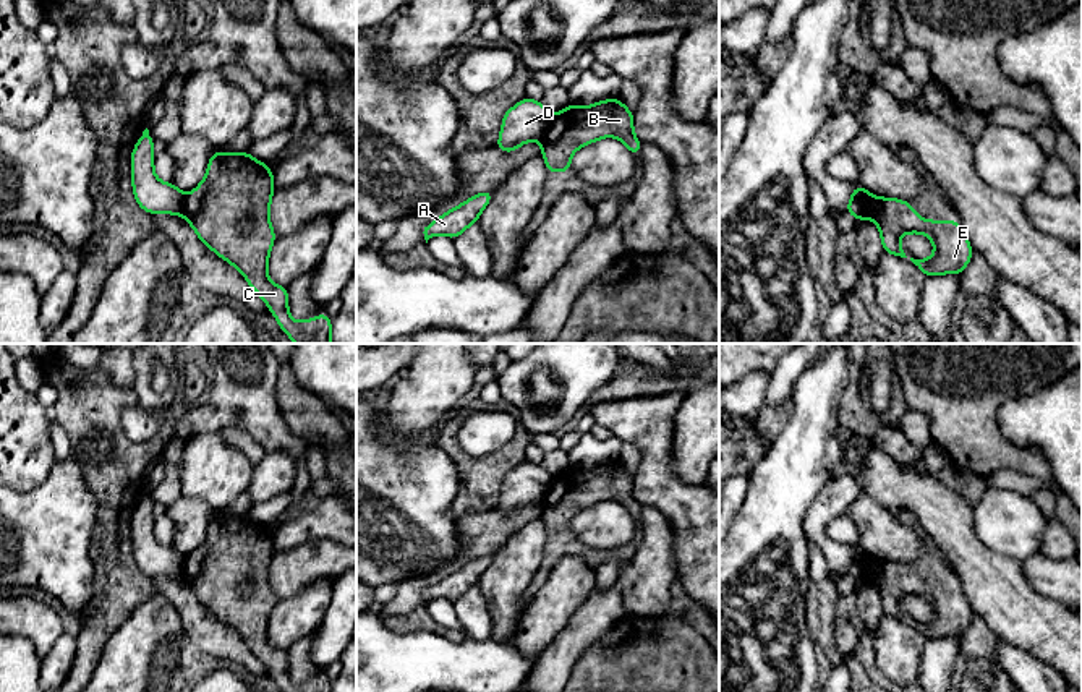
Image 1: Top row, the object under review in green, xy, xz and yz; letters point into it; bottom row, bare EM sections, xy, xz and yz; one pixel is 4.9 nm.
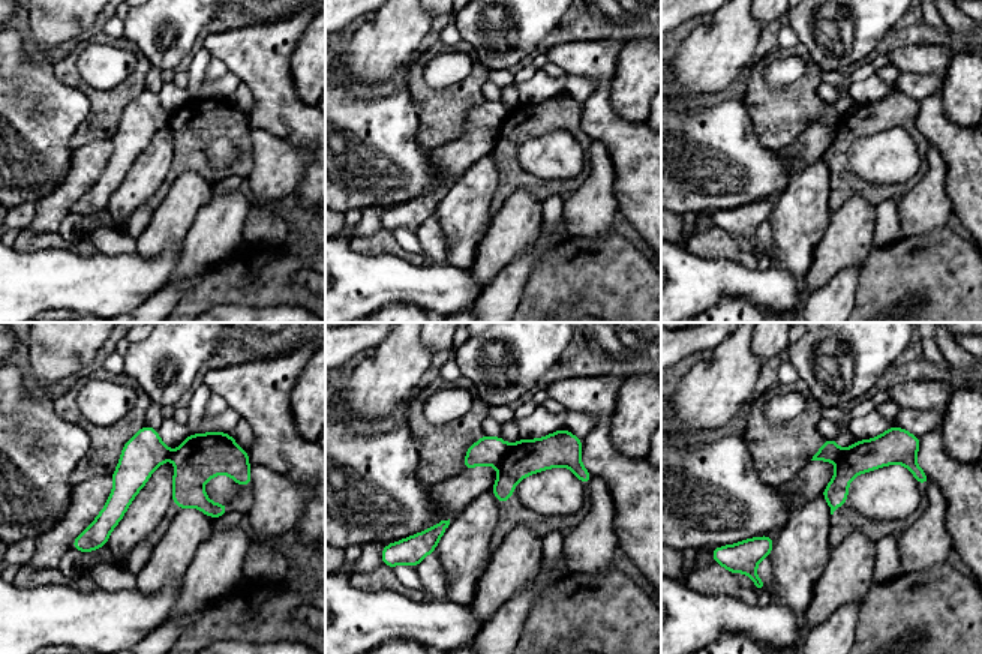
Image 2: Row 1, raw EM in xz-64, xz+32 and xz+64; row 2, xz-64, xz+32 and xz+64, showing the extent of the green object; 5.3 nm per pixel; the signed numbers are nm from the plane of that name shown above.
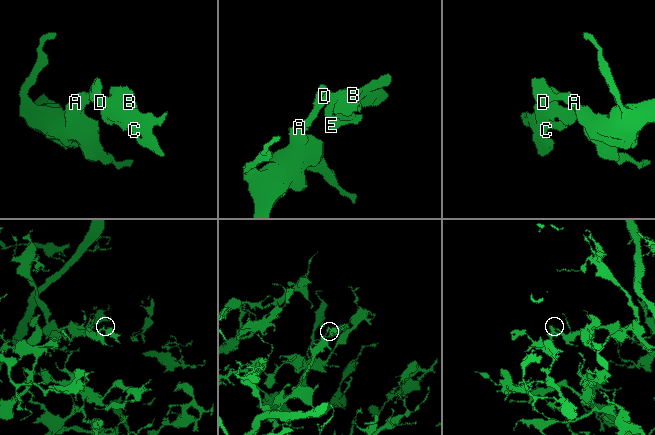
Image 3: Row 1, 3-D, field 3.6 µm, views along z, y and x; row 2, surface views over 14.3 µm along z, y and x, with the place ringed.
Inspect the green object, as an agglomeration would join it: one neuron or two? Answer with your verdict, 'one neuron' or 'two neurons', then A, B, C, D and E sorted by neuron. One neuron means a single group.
two neurons | A D / B C E

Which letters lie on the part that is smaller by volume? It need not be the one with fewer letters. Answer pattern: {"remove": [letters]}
{"remove": ["B", "C", "E"]}

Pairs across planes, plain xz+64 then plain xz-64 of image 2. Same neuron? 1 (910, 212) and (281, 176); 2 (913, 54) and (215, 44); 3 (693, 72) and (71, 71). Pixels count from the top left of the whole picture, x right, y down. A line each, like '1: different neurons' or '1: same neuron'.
1: same neuron
2: same neuron
3: different neurons

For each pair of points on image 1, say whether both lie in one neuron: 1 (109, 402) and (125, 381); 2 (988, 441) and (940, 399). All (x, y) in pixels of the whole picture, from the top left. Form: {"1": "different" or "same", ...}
{"1": "different", "2": "same"}

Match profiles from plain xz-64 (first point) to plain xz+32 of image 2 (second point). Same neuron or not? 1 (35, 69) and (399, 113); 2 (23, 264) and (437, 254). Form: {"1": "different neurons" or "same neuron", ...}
{"1": "same neuron", "2": "different neurons"}

